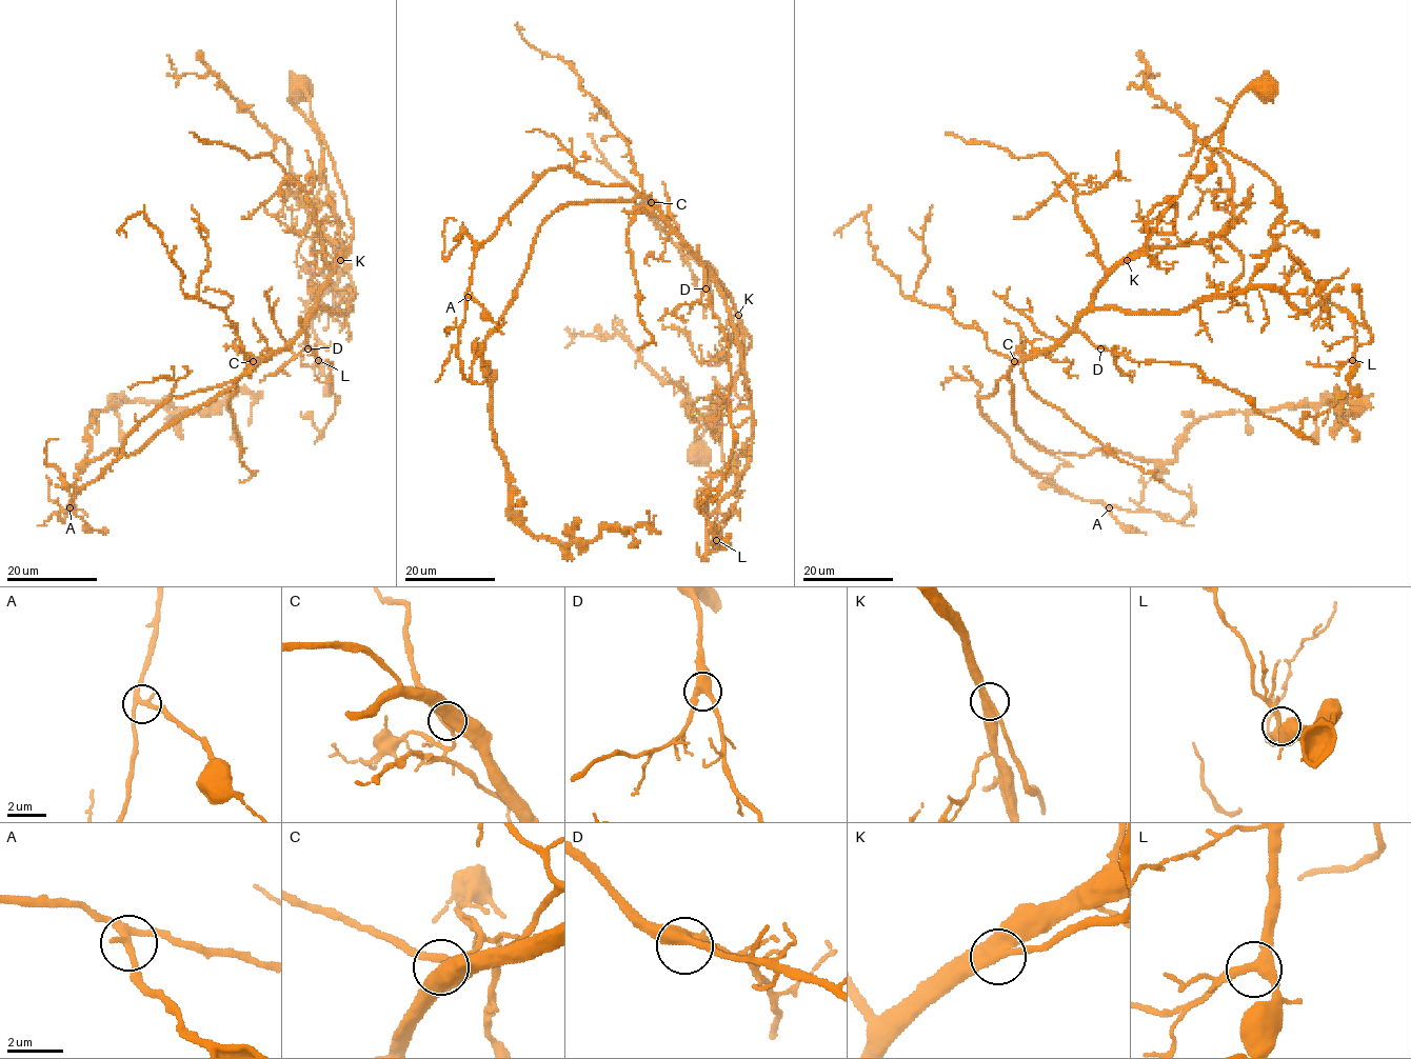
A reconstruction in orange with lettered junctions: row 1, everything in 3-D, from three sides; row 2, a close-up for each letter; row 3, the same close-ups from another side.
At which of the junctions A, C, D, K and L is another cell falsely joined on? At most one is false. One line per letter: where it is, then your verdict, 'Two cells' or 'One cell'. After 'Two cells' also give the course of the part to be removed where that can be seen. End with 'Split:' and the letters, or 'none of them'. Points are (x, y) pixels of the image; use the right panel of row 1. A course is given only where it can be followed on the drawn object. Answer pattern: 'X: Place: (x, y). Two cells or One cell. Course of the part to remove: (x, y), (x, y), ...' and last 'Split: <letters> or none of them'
A: Place: (1109, 507). One cell
C: Place: (1014, 361). One cell
D: Place: (1100, 348). One cell
K: Place: (1127, 260). One cell
L: Place: (1352, 360). One cell
Split: none of them

